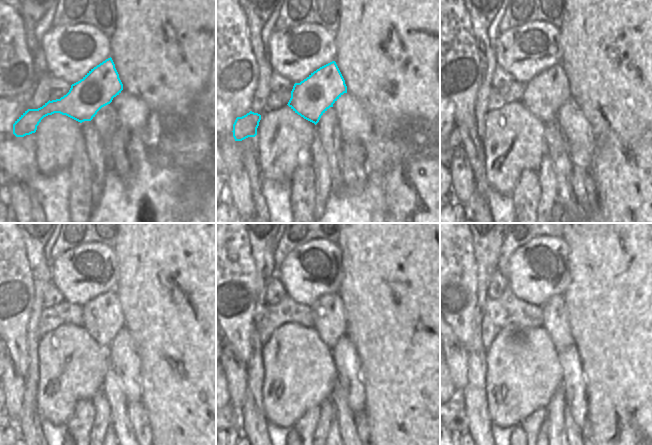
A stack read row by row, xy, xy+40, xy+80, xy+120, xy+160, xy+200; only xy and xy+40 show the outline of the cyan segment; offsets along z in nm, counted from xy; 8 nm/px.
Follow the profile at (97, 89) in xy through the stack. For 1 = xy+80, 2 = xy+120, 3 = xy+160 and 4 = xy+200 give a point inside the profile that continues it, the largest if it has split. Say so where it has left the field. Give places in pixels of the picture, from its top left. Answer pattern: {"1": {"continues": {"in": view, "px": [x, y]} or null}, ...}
{"1": {"continues": {"in": "xy+80", "px": [545, 93]}}, "2": {"continues": {"in": "xy+120", "px": [102, 316]}}, "3": {"continues": {"in": "xy+160", "px": [329, 319]}}, "4": {"continues": {"in": "xy+200", "px": [555, 318]}}}

